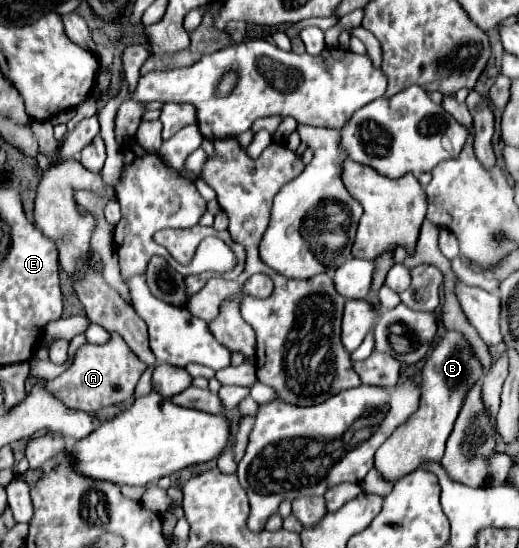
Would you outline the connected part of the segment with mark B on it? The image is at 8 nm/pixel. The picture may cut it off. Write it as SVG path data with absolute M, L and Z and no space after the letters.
M446 330L446 334L440 338L432 354L424 362L420 374L422 380L418 410L404 422L404 426L398 426L376 452L374 466L384 478L394 482L404 474L410 474L412 470L420 468L420 464L426 460L442 460L446 438L452 432L452 426L458 418L468 390L482 378L482 370L484 368L480 360L472 354L472 346L462 336L462 332Z

